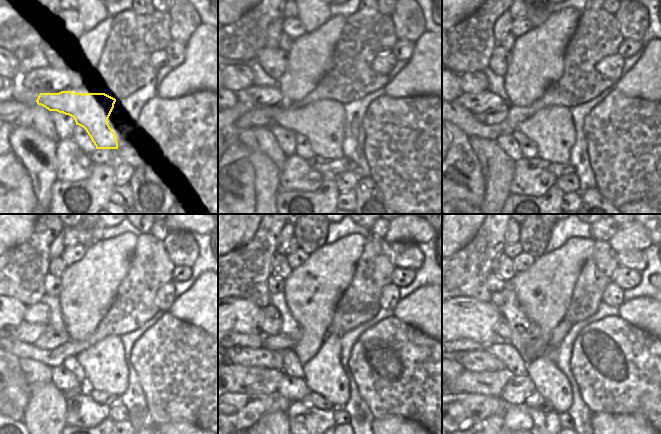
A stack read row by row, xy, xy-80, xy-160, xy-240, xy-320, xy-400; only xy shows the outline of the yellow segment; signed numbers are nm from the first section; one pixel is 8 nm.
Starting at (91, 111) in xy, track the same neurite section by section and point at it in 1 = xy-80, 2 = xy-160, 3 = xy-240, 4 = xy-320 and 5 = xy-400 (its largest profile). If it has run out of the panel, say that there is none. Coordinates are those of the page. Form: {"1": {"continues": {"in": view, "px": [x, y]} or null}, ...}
{"1": {"continues": {"in": "xy-80", "px": [322, 122]}}, "2": {"continues": {"in": "xy-160", "px": [551, 129]}}, "3": {"continues": {"in": "xy-240", "px": [104, 364]}}, "4": {"continues": {"in": "xy-320", "px": [324, 374]}}, "5": {"continues": {"in": "xy-400", "px": [549, 381]}}}

